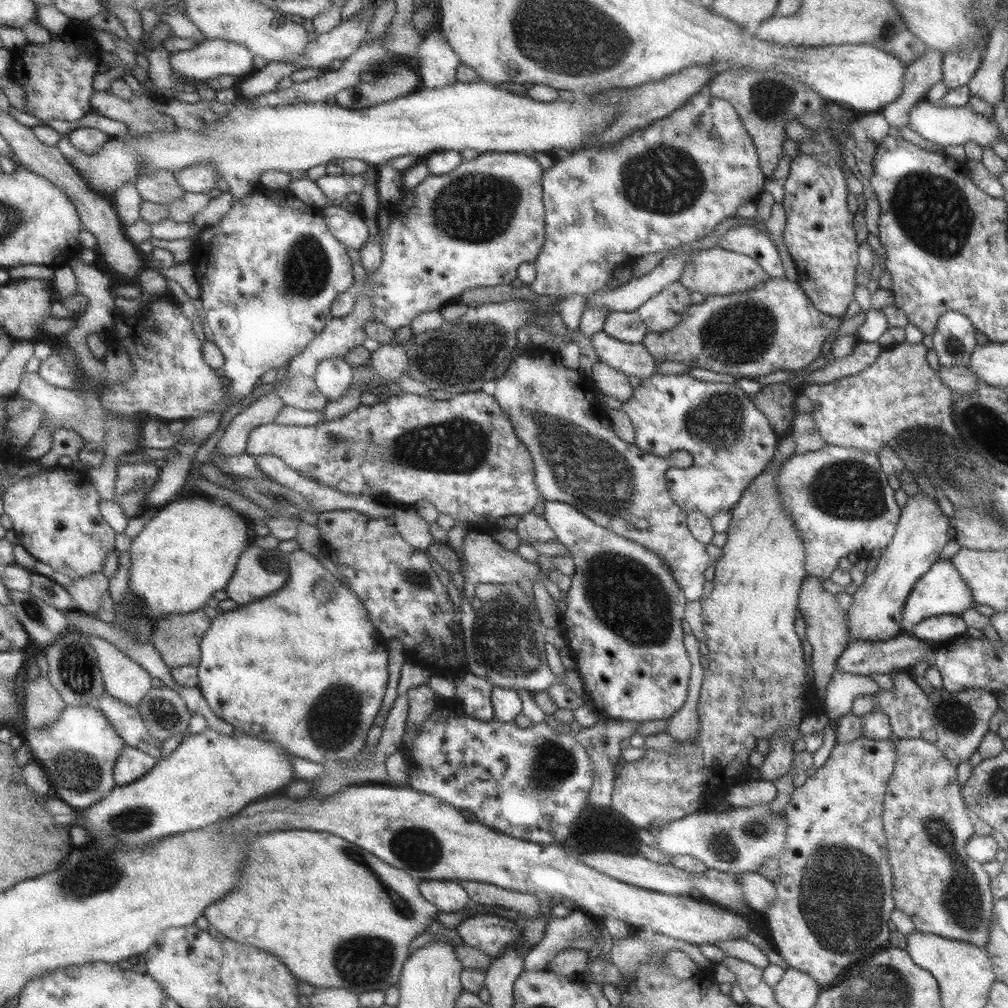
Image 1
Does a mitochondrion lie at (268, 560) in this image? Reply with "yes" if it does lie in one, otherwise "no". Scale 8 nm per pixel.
yes

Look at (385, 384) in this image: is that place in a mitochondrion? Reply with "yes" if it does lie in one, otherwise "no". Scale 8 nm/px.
no

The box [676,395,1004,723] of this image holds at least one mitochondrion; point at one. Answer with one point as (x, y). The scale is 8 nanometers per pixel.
(965, 475)

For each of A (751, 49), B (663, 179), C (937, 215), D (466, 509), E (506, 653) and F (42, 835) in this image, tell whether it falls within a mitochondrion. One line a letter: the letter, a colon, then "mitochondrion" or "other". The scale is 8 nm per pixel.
A: other
B: mitochondrion
C: mitochondrion
D: other
E: mitochondrion
F: other

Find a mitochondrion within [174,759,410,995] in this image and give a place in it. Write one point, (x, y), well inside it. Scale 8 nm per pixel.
(362, 963)

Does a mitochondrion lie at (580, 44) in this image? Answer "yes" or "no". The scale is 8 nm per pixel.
yes

